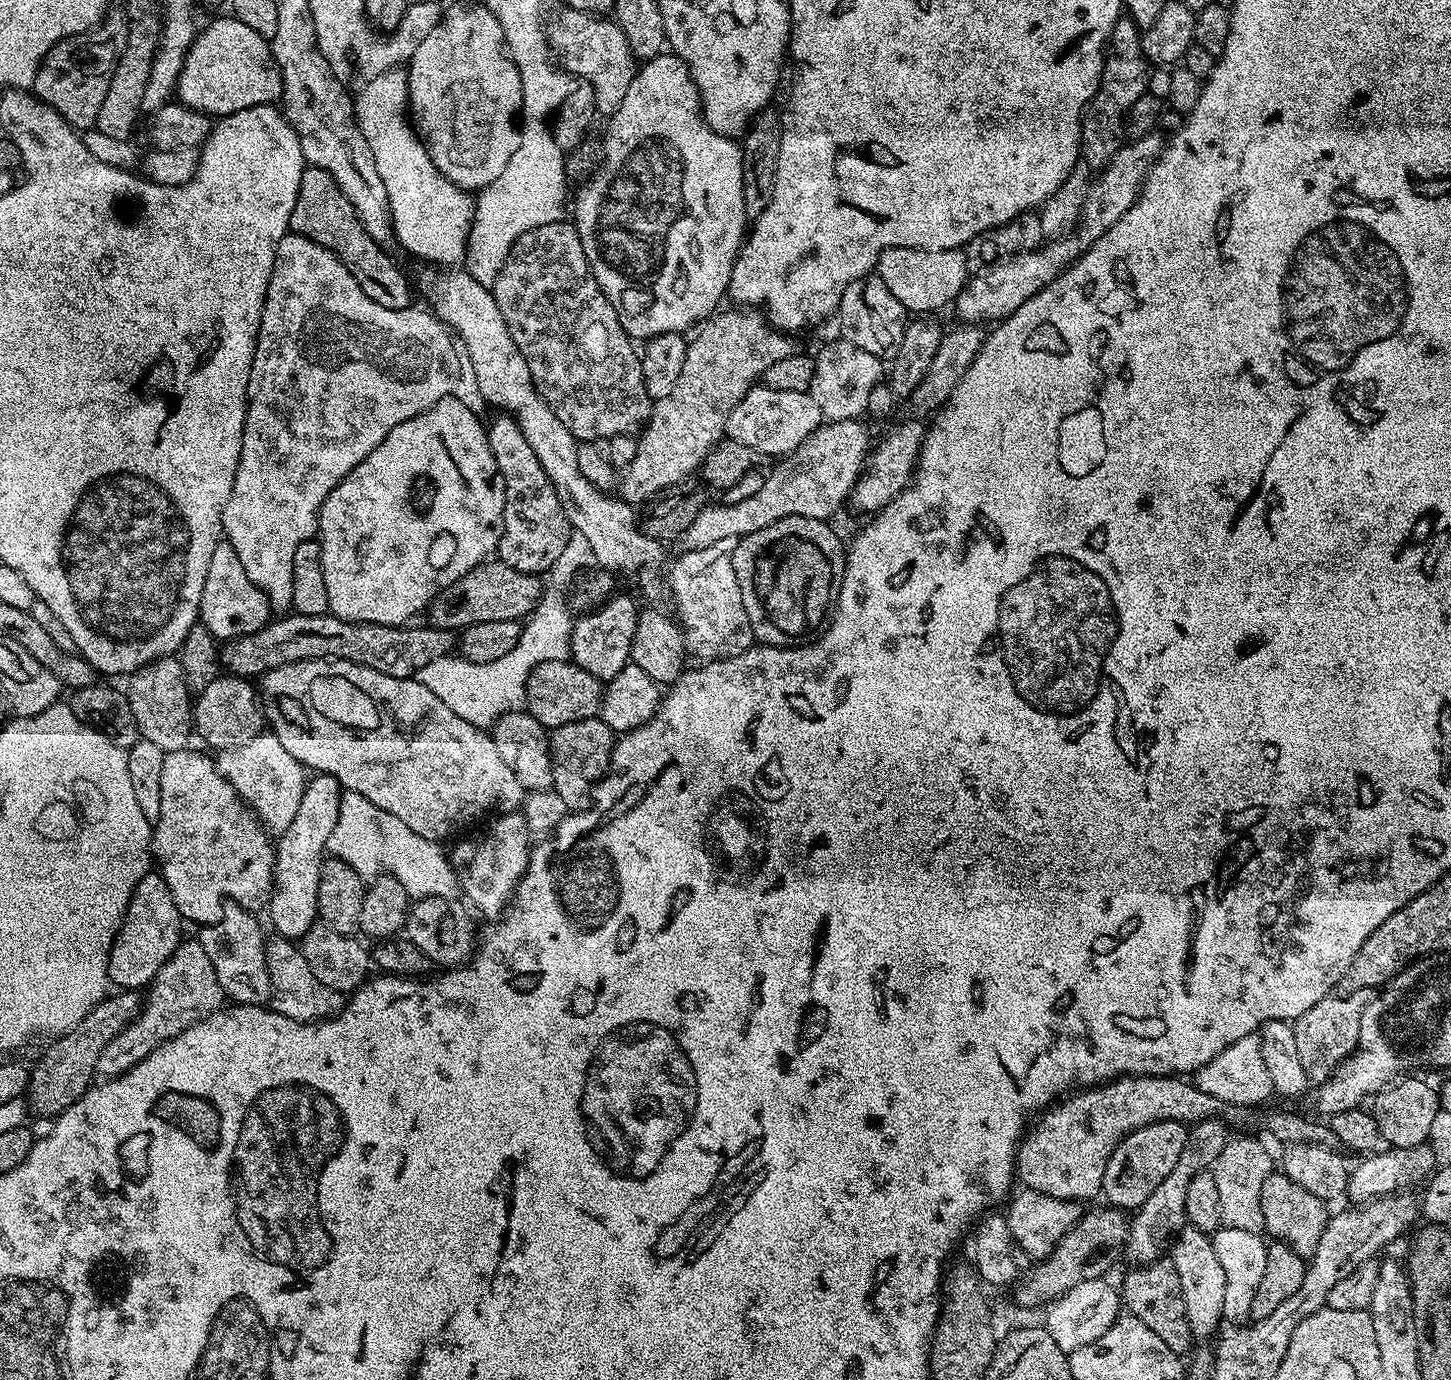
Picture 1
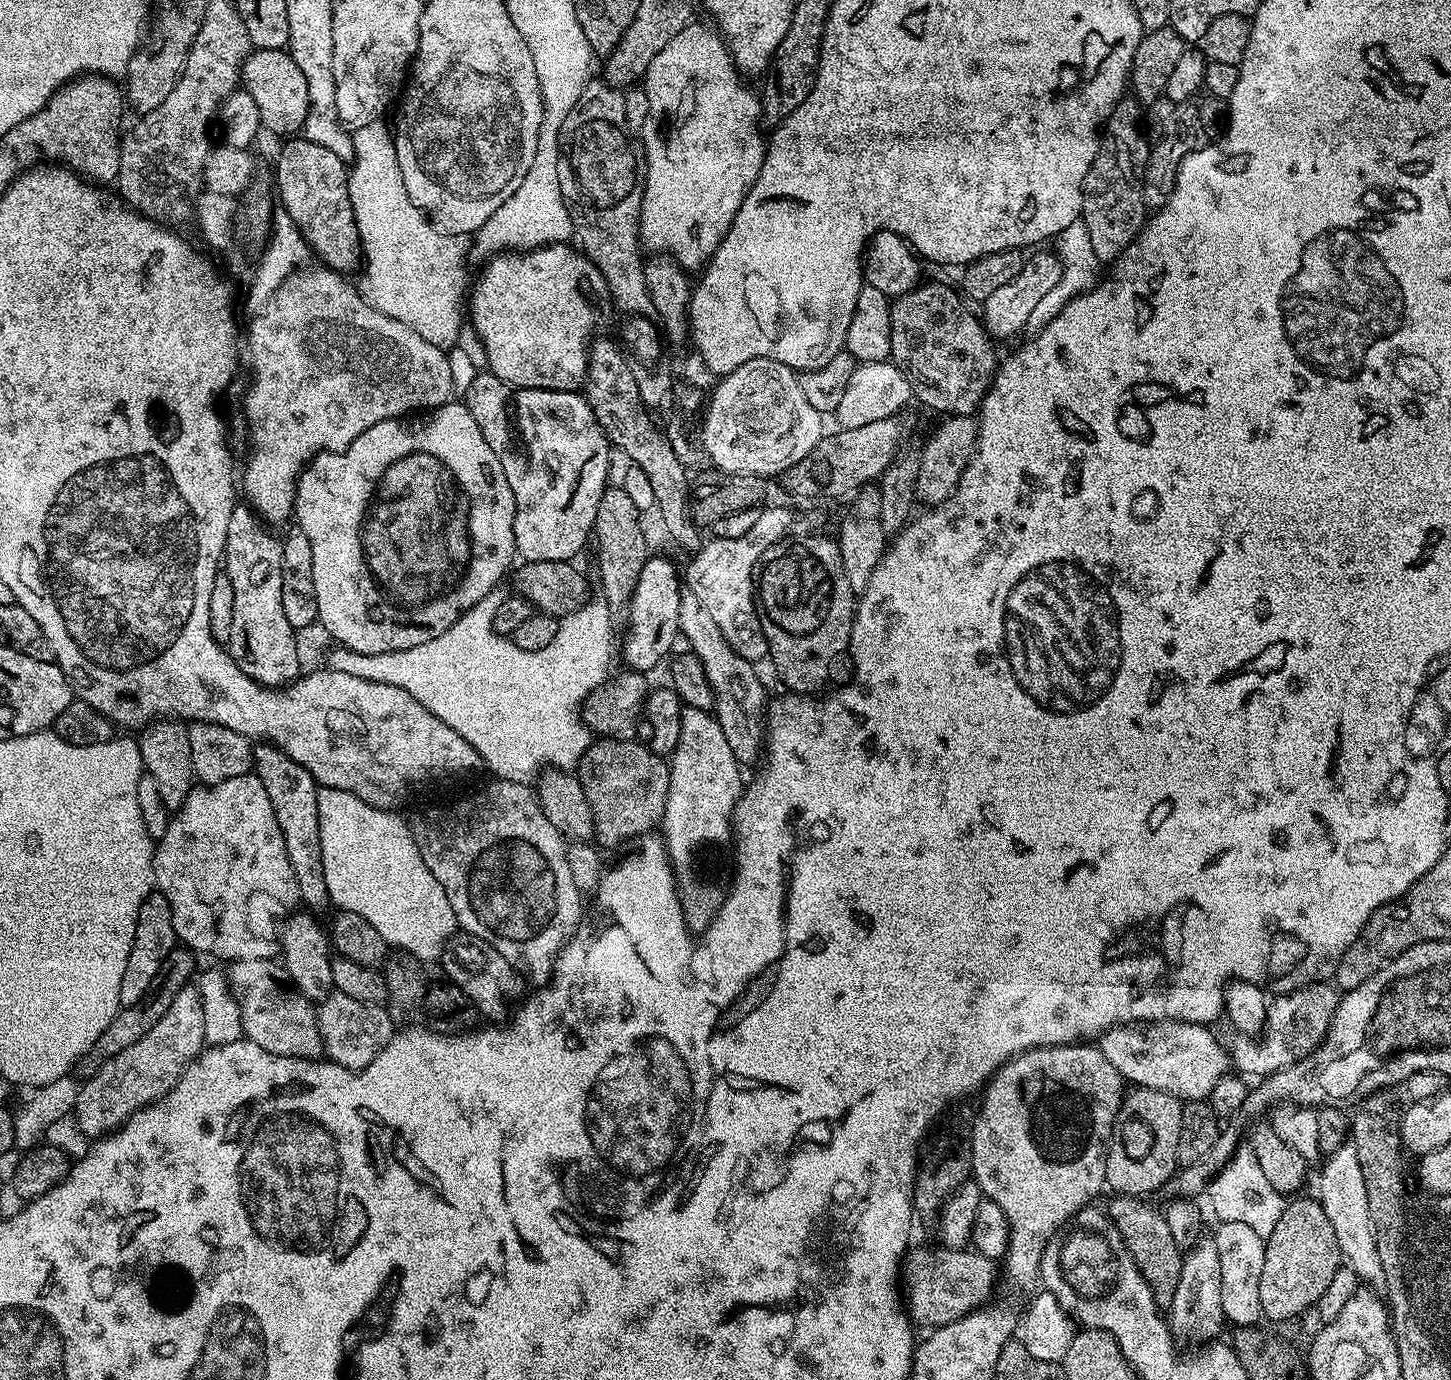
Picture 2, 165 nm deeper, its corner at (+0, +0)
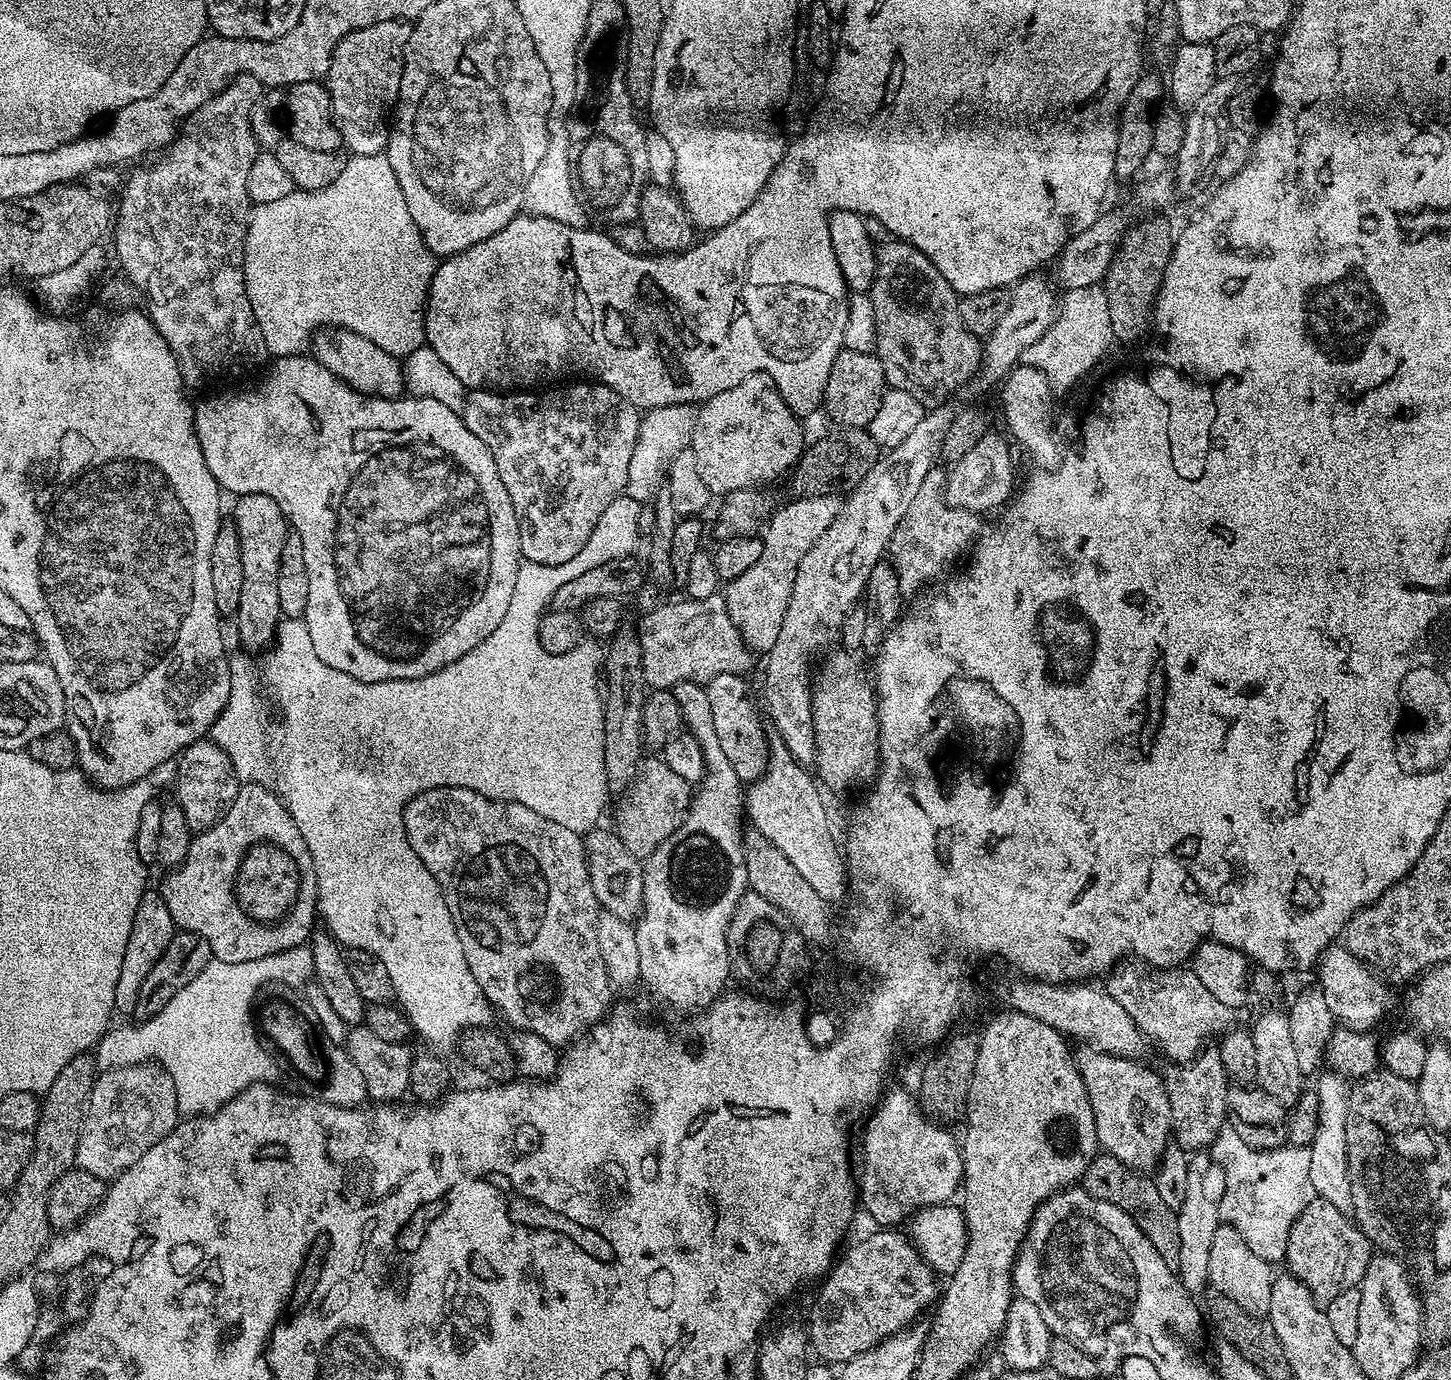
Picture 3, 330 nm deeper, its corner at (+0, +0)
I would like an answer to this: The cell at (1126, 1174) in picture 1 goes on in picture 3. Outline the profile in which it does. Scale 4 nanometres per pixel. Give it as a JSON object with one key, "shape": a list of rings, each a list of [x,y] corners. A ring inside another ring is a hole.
{"shape":[[[1095,1050],[1087,1054],[1081,1055],[1078,1063],[1094,1110],[1097,1145],[1135,1172],[1151,1173],[1170,1146],[1172,1136],[1170,1098],[1166,1098],[1163,1075],[1131,1056],[1111,1056]]]}

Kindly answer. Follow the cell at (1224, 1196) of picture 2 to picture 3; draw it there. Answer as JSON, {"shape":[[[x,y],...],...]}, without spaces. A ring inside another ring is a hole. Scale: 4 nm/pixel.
{"shape":[[[1225,1126],[1216,1136],[1214,1145],[1215,1163],[1224,1167],[1226,1174],[1226,1190],[1222,1194],[1220,1203],[1220,1219],[1229,1224],[1242,1238],[1246,1238],[1246,1246],[1258,1254],[1258,1258],[1267,1264],[1279,1265],[1286,1254],[1286,1242],[1290,1238],[1290,1226],[1306,1210],[1306,1206],[1316,1196],[1314,1186],[1310,1186],[1310,1154],[1304,1146],[1281,1146],[1278,1148],[1252,1148],[1242,1138],[1238,1138],[1236,1131]]]}

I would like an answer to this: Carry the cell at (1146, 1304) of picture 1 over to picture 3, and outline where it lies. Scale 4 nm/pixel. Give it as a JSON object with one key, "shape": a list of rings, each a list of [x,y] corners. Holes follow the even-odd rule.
{"shape":[[[1098,1154],[1090,1162],[1082,1181],[1084,1191],[1102,1202],[1110,1202],[1118,1206],[1150,1238],[1150,1246],[1158,1250],[1162,1257],[1162,1262],[1170,1266],[1173,1270],[1178,1266],[1179,1239],[1178,1239],[1178,1218],[1177,1209],[1166,1206],[1166,1202],[1158,1194],[1158,1186],[1155,1179],[1149,1178],[1145,1173],[1135,1172],[1130,1166],[1126,1166],[1113,1156]]]}

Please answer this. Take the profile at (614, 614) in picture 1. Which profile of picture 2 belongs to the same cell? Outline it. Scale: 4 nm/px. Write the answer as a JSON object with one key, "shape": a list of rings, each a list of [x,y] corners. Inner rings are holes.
{"shape":[[[656,554],[649,555],[648,561],[646,562],[646,566],[642,570],[642,574],[638,578],[638,586],[634,586],[634,595],[632,596],[631,602],[629,602],[628,607],[626,609],[626,617],[628,616],[628,633],[624,636],[624,660],[629,669],[634,672],[642,672],[645,674],[651,673],[651,668],[656,668],[660,663],[667,661],[669,659],[672,647],[675,646],[676,640],[678,641],[678,637],[680,636],[680,623],[678,622],[678,606],[680,605],[680,598],[682,595],[682,576],[676,573],[676,568],[671,564],[670,561],[667,560],[664,556],[656,556]]]}

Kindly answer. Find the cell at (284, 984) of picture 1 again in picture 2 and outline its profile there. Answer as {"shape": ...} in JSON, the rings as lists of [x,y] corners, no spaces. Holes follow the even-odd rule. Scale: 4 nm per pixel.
{"shape":[[[335,990],[319,1001],[316,1008],[316,1025],[324,1043],[327,1059],[335,1064],[346,1066],[355,1072],[361,1072],[383,1050],[394,1035],[394,1023],[384,1006],[363,1004],[358,998],[350,998]]]}

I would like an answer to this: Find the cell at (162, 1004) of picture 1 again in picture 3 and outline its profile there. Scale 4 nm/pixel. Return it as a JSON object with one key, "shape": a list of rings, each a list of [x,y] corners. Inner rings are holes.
{"shape":[[[134,1064],[101,1072],[84,1110],[84,1129],[78,1134],[75,1167],[111,1182],[134,1166],[150,1146],[166,1138],[177,1123],[174,1082],[159,1064]]]}

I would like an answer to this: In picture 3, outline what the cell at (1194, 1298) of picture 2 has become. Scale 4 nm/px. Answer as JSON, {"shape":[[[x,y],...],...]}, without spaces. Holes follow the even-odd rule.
{"shape":[[[1215,1162],[1204,1164],[1201,1168],[1196,1166],[1188,1169],[1188,1185],[1186,1186],[1186,1199],[1178,1209],[1178,1239],[1179,1253],[1178,1266],[1174,1269],[1180,1277],[1182,1286],[1190,1294],[1203,1293],[1209,1287],[1210,1274],[1210,1245],[1214,1243],[1214,1234],[1220,1229],[1220,1203],[1222,1194],[1226,1190],[1226,1174],[1224,1167]]]}

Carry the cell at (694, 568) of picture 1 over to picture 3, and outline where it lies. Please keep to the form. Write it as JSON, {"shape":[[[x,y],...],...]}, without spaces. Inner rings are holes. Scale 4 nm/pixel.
{"shape":[[[835,495],[802,496],[789,499],[789,504],[777,512],[775,509],[762,532],[762,556],[744,573],[727,581],[722,595],[728,613],[734,626],[742,634],[744,643],[753,653],[766,654],[774,646],[774,642],[778,642],[798,562],[802,562],[806,550],[814,546],[814,542],[823,534],[826,526],[830,526],[830,522],[840,513],[841,501],[836,499]]]}

